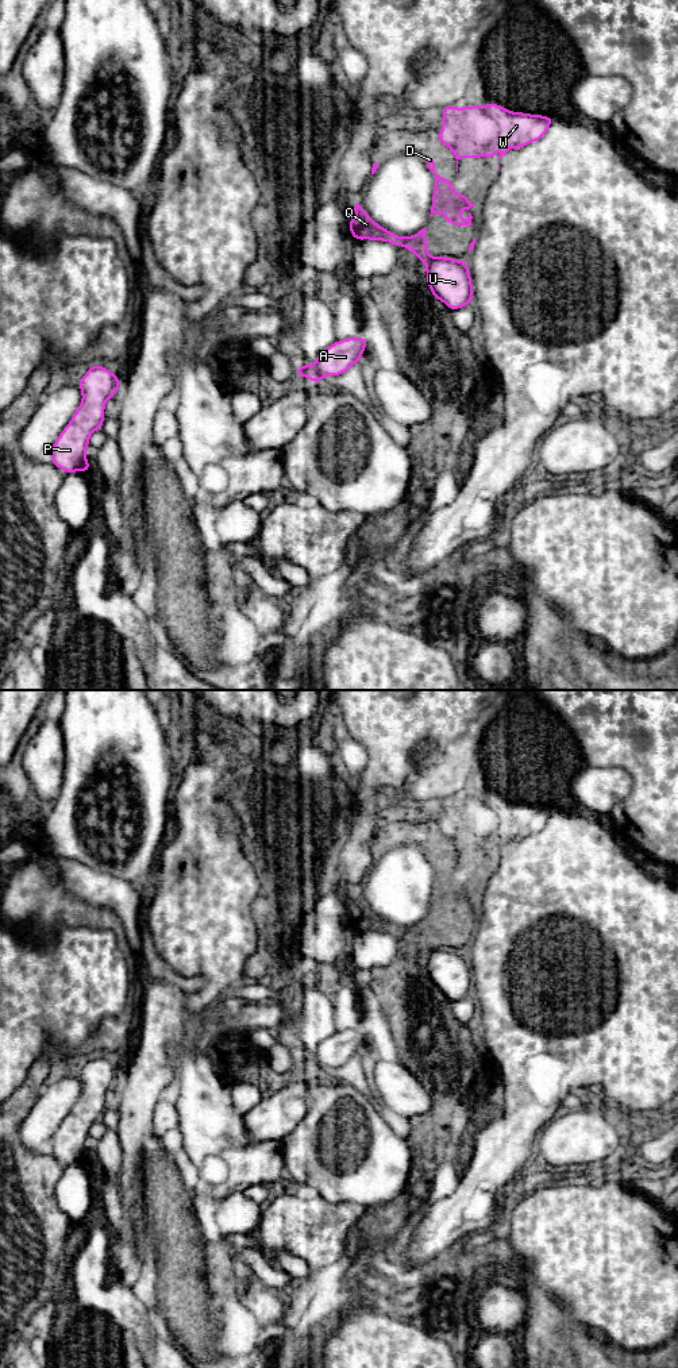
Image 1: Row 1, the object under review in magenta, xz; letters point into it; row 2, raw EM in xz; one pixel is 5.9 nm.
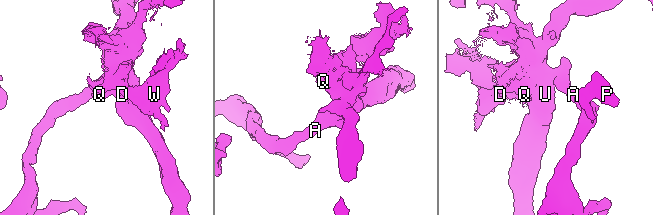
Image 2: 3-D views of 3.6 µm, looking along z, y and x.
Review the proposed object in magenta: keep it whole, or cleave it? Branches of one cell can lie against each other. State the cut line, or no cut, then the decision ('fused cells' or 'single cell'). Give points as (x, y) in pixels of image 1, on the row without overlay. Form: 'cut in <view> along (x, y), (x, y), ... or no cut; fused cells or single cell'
no cut; single cell

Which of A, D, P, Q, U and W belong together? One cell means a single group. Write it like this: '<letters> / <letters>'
A D P Q U W

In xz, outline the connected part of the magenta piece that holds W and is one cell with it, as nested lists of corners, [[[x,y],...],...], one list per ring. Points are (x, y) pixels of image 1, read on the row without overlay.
[[[494,794],[481,798],[469,797],[458,801],[454,795],[450,795],[443,798],[443,818],[435,829],[438,833],[452,841],[458,863],[458,852],[461,849],[475,851],[478,847],[482,847],[484,849],[492,851],[496,840],[498,839],[498,851],[501,851],[501,848],[509,841],[521,840],[542,831],[552,813],[552,808],[512,804]]]

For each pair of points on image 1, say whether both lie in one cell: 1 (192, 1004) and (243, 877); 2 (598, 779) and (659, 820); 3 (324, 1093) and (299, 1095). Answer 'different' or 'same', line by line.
1: same
2: different
3: different

